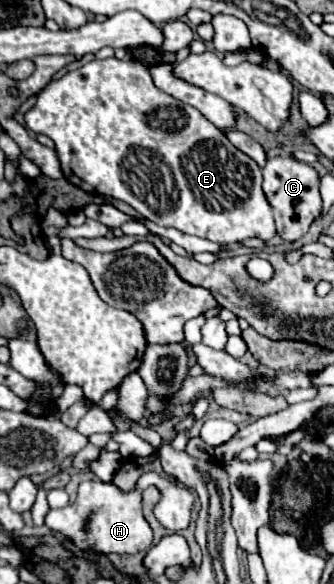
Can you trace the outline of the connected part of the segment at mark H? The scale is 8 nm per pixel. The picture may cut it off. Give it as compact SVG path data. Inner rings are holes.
M86 481L78 491L76 503L62 509L48 511L46 527L72 539L80 549L92 547L96 553L136 553L148 549L152 543L152 529L142 515L140 493L142 493L142 485L136 485L134 493L124 495L112 483ZM86 521L90 521L88 533L82 531L82 525Z

